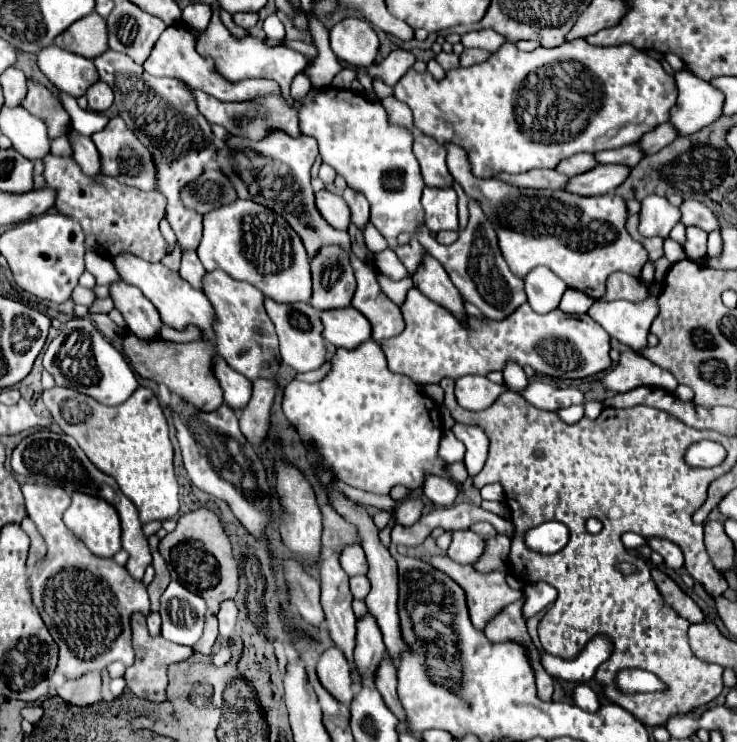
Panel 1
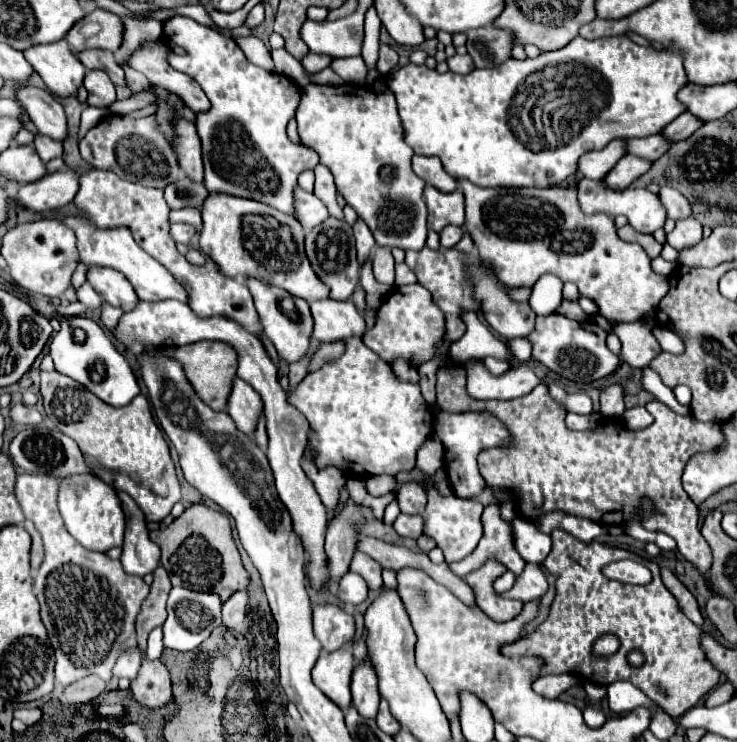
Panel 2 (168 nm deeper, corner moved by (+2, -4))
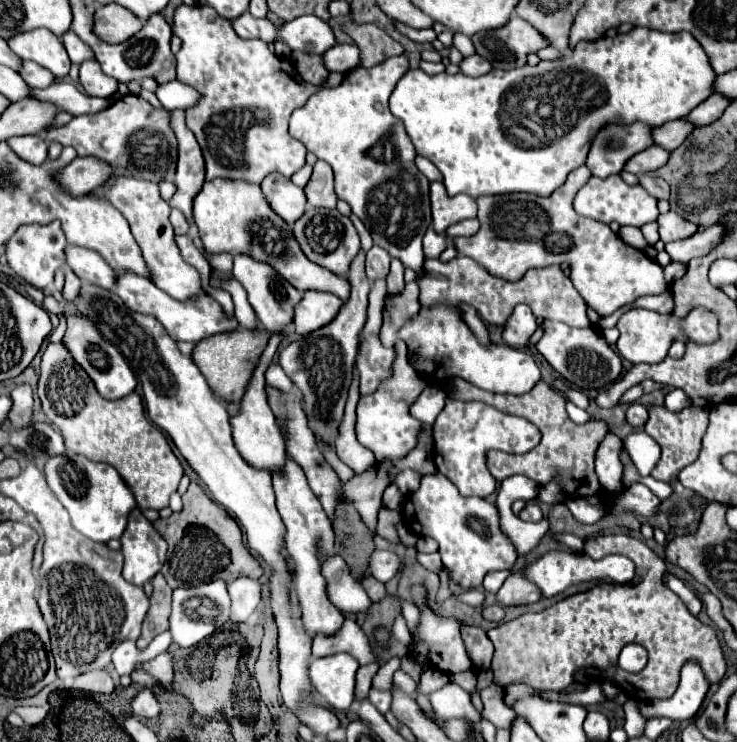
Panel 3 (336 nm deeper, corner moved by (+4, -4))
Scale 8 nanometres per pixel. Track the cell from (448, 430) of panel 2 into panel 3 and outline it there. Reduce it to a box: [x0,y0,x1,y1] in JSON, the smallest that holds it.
[433,397,541,497]

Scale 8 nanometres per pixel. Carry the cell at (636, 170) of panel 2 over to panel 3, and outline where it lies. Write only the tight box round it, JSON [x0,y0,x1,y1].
[625,145,669,173]

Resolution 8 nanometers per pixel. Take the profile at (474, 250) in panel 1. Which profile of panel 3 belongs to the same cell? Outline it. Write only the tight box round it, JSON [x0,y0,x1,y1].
[503,305,537,347]

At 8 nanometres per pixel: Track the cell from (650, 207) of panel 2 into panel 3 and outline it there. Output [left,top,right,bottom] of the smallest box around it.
[575,175,657,227]

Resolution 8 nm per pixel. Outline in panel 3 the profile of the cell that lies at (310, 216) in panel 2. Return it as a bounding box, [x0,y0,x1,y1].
[261,173,307,225]

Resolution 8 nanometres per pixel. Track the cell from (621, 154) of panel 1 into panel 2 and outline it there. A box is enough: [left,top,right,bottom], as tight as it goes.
[625,133,671,161]

